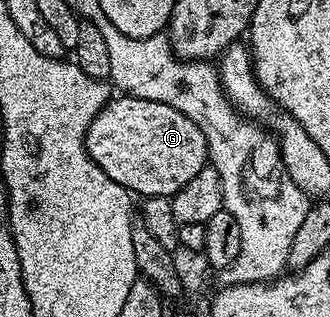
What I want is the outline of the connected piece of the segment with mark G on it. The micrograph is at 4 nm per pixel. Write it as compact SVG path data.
M128 94L103 106L89 125L85 142L91 160L117 185L139 197L172 197L209 163L206 137L185 113Z

